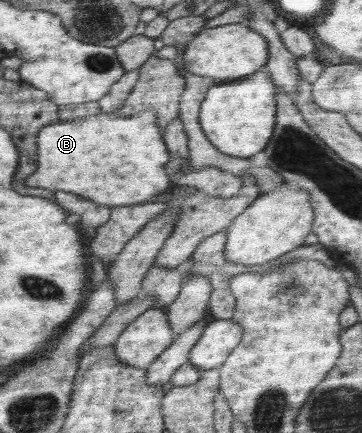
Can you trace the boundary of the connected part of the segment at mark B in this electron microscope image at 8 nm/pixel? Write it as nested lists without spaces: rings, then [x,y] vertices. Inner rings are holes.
[[[141,111],[130,116],[123,116],[115,112],[89,115],[85,119],[73,121],[60,121],[43,127],[38,132],[37,139],[37,143],[39,143],[39,169],[30,176],[31,179],[27,179],[27,185],[29,187],[43,187],[43,189],[47,187],[49,191],[59,189],[59,191],[77,193],[81,197],[87,197],[95,203],[103,203],[104,206],[111,208],[153,200],[171,184],[170,176],[166,172],[166,163],[169,163],[171,156],[169,156],[170,153],[165,146],[163,132],[156,122],[157,113],[155,111]]]

